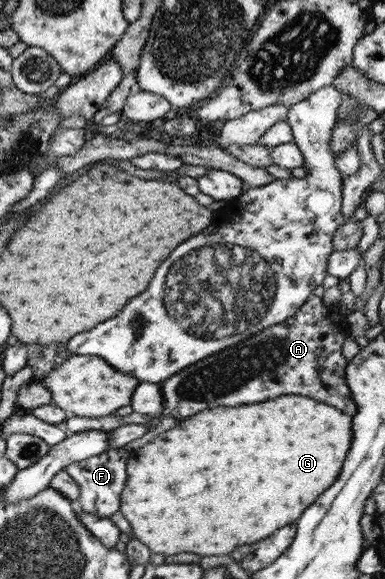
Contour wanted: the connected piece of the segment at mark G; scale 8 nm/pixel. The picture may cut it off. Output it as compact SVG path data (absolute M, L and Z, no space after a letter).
M281 395L275 397L273 401L263 401L255 405L239 405L239 407L217 406L205 409L197 415L192 415L179 421L175 425L177 439L171 435L171 431L161 433L161 437L153 436L150 441L145 441L144 445L137 448L136 452L128 452L127 477L121 490L119 499L119 513L123 515L125 521L131 528L134 539L147 546L150 552L163 551L159 555L175 555L175 551L189 551L199 557L205 555L225 555L230 554L239 545L251 545L257 541L265 539L271 535L275 529L293 523L301 511L315 501L319 493L323 493L339 475L339 467L345 459L349 444L352 440L351 420L352 416L343 413L340 409L335 409L325 402L315 401L312 398L299 395Z

